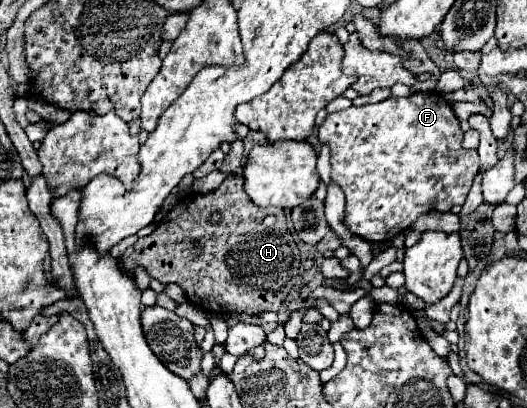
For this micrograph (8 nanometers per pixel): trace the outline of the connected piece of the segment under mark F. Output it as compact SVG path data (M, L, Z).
M437 91L331 113L319 127L319 141L331 149L331 179L347 199L345 225L369 243L389 243L423 213L463 205L481 167L477 151L461 147L459 119Z

